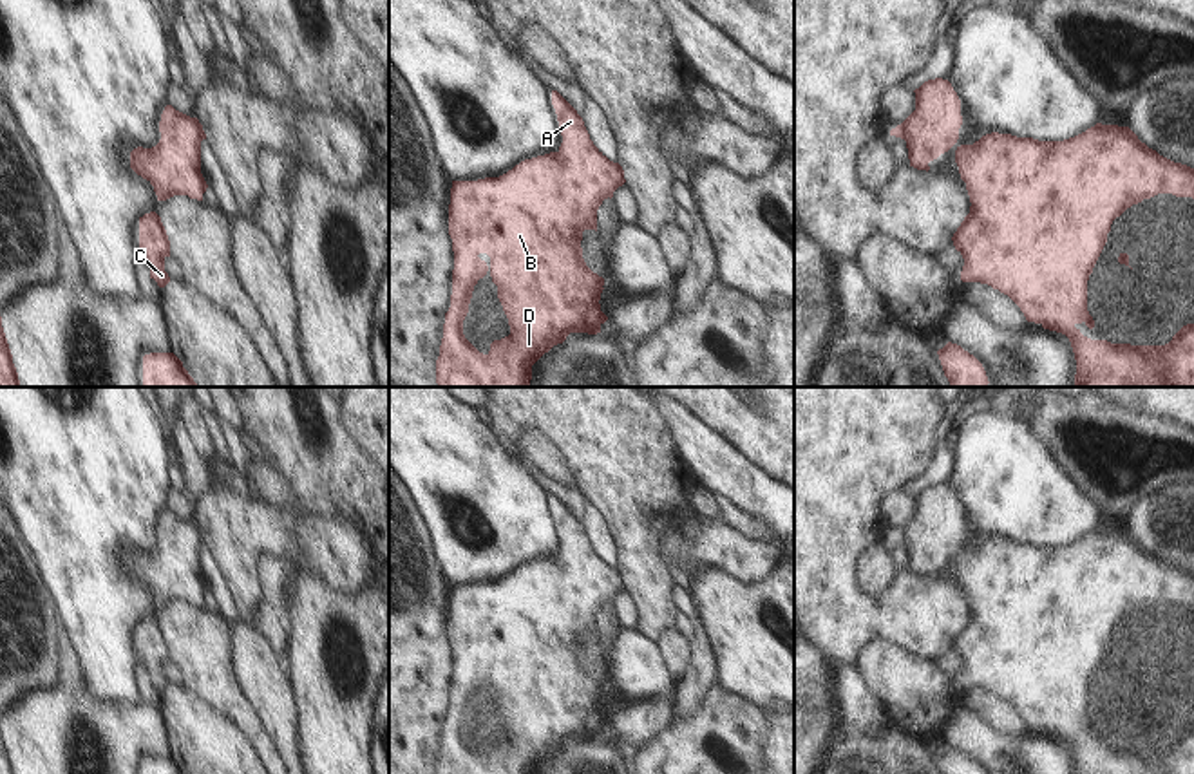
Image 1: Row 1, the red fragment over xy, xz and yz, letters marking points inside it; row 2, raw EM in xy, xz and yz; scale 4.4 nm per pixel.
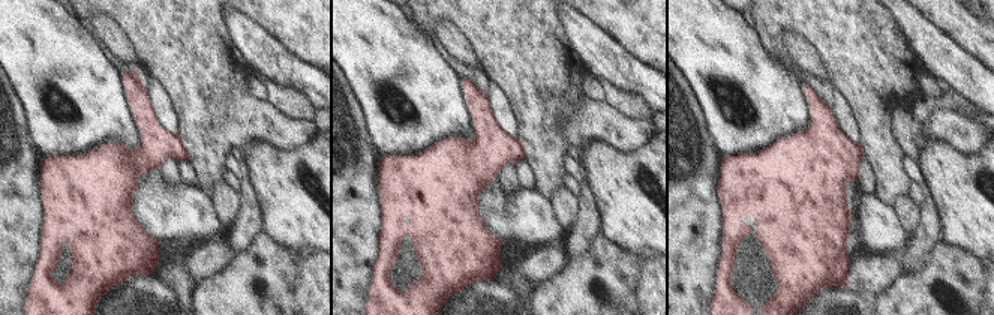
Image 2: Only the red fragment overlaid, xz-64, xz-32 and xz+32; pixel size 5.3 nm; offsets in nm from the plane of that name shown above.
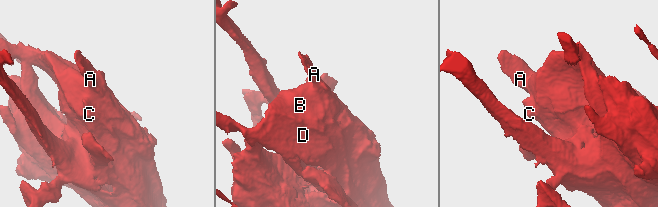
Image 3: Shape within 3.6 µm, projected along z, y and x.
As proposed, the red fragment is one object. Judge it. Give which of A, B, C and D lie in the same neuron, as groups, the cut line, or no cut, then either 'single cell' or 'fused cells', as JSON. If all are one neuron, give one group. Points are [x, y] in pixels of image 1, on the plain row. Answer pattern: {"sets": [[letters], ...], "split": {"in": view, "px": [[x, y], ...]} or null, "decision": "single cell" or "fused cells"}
{"sets": [["A", "B", "C", "D"]], "split": null, "decision": "single cell"}

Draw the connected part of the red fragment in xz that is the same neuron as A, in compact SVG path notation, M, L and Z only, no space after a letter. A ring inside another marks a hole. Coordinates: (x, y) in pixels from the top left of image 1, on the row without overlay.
M552 496L552 510L563 541L557 557L525 564L499 582L452 586L452 700L436 774L532 774L570 738L597 740L608 725L599 709L604 684L586 671L581 646L584 635L597 637L597 615L626 588L624 575L593 550L583 523L557 496ZM487 678L498 691L510 740L494 745L483 760L465 743L463 725L474 691Z

